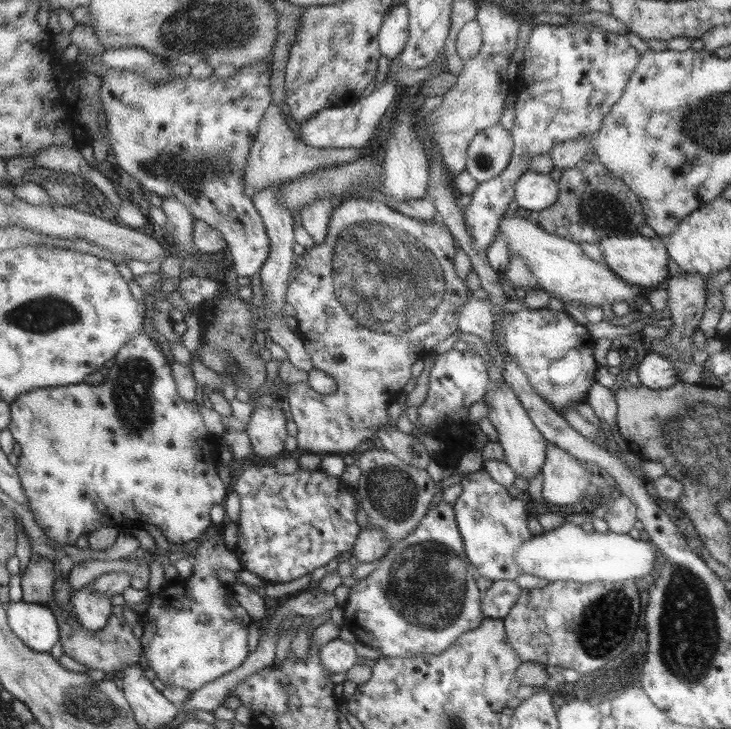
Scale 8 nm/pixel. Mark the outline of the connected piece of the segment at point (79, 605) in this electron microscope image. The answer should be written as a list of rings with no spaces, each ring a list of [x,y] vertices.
[[[91,583],[78,588],[71,594],[74,613],[87,631],[97,631],[104,628],[112,614],[111,598],[97,593]]]

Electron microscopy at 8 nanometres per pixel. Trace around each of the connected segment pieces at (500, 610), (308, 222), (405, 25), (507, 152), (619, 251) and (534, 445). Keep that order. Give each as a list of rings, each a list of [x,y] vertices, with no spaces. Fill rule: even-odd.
[[[494,580],[481,596],[482,610],[486,617],[503,619],[516,604],[521,588],[513,580]]]
[[[325,196],[325,198],[317,198],[310,206],[305,206],[301,210],[302,226],[315,240],[315,244],[326,240],[330,217],[336,204],[334,196]]]
[[[395,4],[385,16],[377,36],[382,56],[396,59],[407,45],[409,35],[408,9],[405,4]]]
[[[500,123],[479,132],[467,150],[466,172],[478,183],[498,176],[510,162],[513,151],[511,132]]]
[[[638,232],[627,236],[604,237],[598,243],[603,252],[604,264],[616,276],[622,278],[626,284],[640,288],[656,288],[660,282],[670,278],[668,269],[670,258],[668,258],[669,255],[664,241],[658,237],[650,238],[642,236]]]
[[[503,379],[499,382],[489,382],[488,390],[484,396],[484,402],[488,409],[488,418],[496,427],[499,437],[497,441],[505,450],[505,460],[514,470],[517,476],[524,476],[528,480],[538,474],[546,462],[547,440],[536,428],[526,410],[520,404],[516,392]]]

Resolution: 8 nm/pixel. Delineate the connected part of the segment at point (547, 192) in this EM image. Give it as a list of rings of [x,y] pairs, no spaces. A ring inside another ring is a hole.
[[[536,171],[524,172],[515,186],[515,200],[521,211],[528,209],[535,213],[550,208],[559,197],[559,184],[550,175]]]

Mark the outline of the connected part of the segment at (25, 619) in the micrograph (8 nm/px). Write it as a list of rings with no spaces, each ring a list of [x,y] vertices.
[[[12,601],[7,617],[12,632],[32,650],[50,653],[59,641],[59,626],[50,608],[41,604]]]

